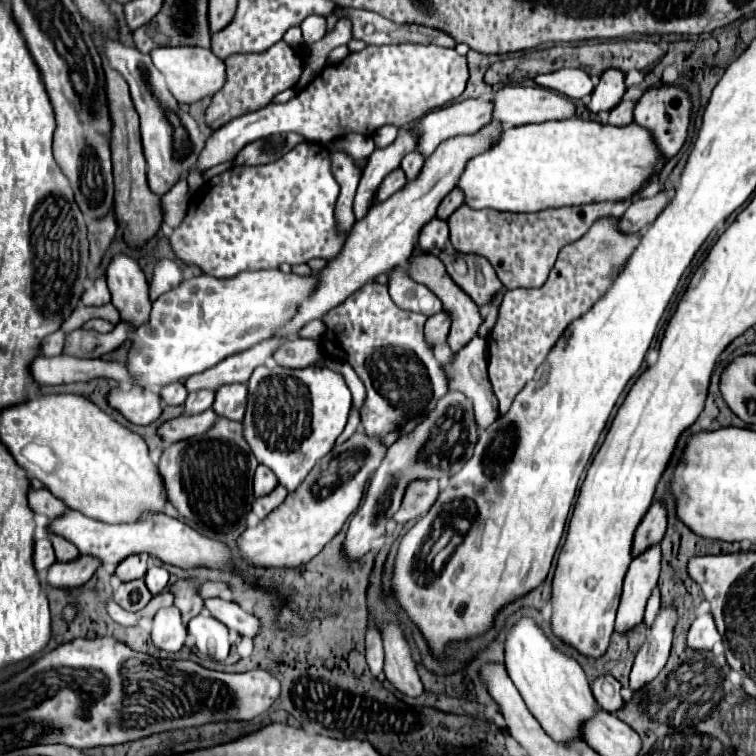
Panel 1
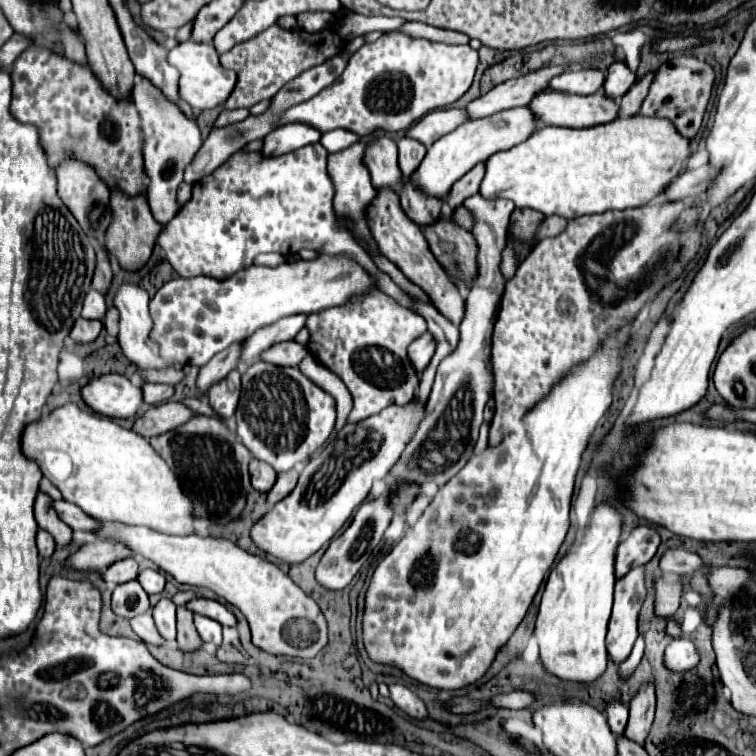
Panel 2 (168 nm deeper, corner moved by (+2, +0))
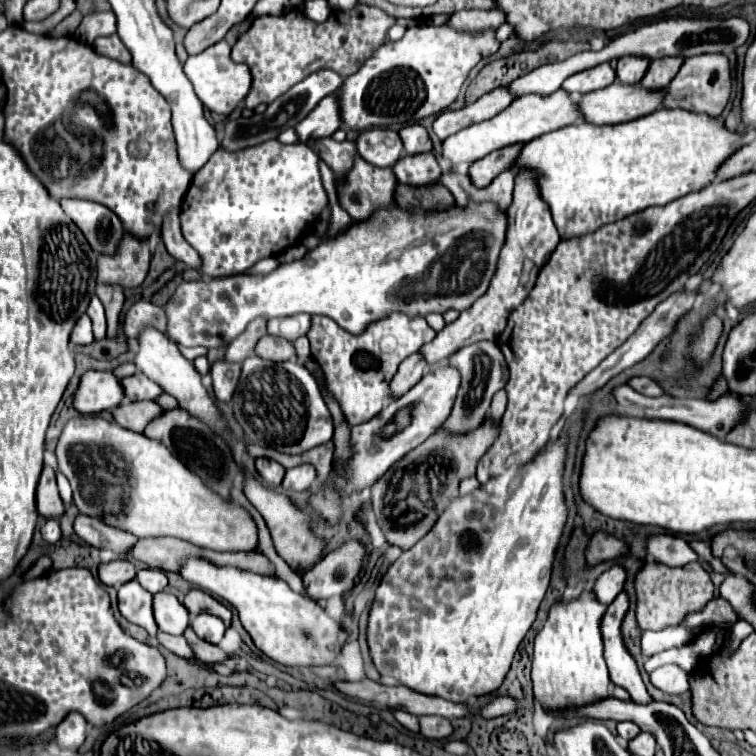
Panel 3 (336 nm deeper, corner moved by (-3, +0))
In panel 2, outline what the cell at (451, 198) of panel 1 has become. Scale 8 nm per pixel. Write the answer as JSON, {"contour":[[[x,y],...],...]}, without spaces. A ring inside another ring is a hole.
{"contour":[[[479,162],[477,166],[473,166],[465,176],[461,176],[453,188],[451,188],[451,198],[449,198],[449,206],[455,210],[463,204],[465,198],[473,196],[479,192],[479,186],[481,186],[481,180],[483,180],[483,174],[485,174],[485,162]]]}

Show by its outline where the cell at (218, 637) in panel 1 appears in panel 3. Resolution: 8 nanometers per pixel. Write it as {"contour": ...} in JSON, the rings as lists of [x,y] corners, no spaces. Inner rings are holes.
{"contour":[[[198,614],[190,626],[202,640],[208,640],[212,644],[220,644],[224,636],[224,622],[212,614]]]}

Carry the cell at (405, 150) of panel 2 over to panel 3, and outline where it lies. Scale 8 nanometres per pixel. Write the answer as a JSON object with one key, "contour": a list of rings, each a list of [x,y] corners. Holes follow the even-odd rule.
{"contour":[[[412,124],[400,130],[400,138],[404,142],[404,150],[408,156],[416,156],[416,154],[424,154],[424,152],[432,152],[432,142],[428,132],[420,126],[420,124]]]}

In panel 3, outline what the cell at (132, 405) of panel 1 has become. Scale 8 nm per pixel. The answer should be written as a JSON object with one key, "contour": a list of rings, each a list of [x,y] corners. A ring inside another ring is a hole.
{"contour":[[[86,372],[74,394],[74,408],[80,414],[114,412],[124,400],[124,388],[112,372]]]}

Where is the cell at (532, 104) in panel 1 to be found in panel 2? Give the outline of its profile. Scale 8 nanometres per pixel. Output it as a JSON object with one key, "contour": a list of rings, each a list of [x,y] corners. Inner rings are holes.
{"contour":[[[601,88],[589,96],[565,94],[565,92],[541,92],[531,100],[529,108],[533,110],[533,114],[541,124],[553,124],[553,126],[565,126],[565,128],[591,128],[597,124],[613,122],[619,112],[619,102],[609,98]]]}

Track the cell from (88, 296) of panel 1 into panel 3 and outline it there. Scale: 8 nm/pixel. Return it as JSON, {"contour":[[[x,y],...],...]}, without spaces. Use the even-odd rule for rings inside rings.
{"contour":[[[94,296],[90,300],[90,306],[88,306],[88,316],[94,324],[94,338],[100,340],[106,336],[106,316],[104,316],[104,306],[100,302],[98,296]]]}

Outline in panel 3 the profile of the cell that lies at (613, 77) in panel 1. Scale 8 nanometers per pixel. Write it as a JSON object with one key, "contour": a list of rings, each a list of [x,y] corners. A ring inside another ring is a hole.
{"contour":[[[636,56],[620,58],[616,66],[616,76],[622,84],[638,84],[646,74],[648,64],[650,64],[648,58],[636,58]]]}

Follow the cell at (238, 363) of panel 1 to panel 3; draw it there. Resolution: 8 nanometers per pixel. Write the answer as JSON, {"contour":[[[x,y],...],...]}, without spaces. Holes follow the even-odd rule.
{"contour":[[[296,314],[290,318],[274,318],[268,322],[268,334],[286,338],[294,342],[296,338],[304,336],[310,328],[310,316],[308,314]]]}

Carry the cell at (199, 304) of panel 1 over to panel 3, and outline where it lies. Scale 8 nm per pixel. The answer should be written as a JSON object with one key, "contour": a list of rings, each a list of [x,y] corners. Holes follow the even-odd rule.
{"contour":[[[470,202],[470,206],[466,210],[460,210],[458,206],[454,206],[452,210],[448,210],[446,214],[440,212],[440,214],[432,214],[432,212],[420,212],[420,210],[414,210],[414,212],[406,212],[406,210],[400,210],[398,206],[396,208],[390,208],[390,210],[380,210],[378,214],[374,214],[374,218],[370,222],[360,222],[360,224],[352,224],[346,232],[338,234],[336,238],[332,240],[326,240],[322,242],[318,248],[310,250],[302,260],[294,260],[294,262],[288,262],[288,264],[280,264],[278,270],[270,272],[270,274],[260,274],[260,276],[248,276],[248,274],[240,274],[240,276],[228,276],[228,278],[214,278],[210,282],[206,280],[194,280],[194,282],[182,282],[176,292],[172,294],[172,298],[166,302],[164,310],[166,310],[166,320],[168,320],[168,326],[166,326],[166,336],[176,342],[176,344],[182,344],[182,346],[204,346],[208,350],[212,348],[226,348],[238,334],[242,334],[246,330],[246,326],[254,320],[254,318],[278,318],[278,316],[294,316],[294,314],[324,314],[328,318],[332,318],[336,324],[340,324],[344,330],[352,332],[352,334],[360,334],[368,324],[384,318],[386,314],[390,312],[404,312],[408,316],[424,316],[428,312],[446,312],[450,308],[462,312],[466,308],[470,308],[474,304],[474,300],[478,300],[486,288],[488,288],[488,282],[496,270],[496,262],[498,262],[498,254],[500,254],[500,248],[504,244],[504,236],[506,236],[506,214],[502,214],[494,204],[474,204]]]}

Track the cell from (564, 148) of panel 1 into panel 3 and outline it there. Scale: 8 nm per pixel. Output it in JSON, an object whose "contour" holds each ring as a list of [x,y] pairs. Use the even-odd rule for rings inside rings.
{"contour":[[[658,108],[638,120],[630,120],[614,126],[594,126],[588,122],[570,124],[554,132],[542,134],[522,146],[514,172],[520,168],[536,170],[538,192],[552,210],[554,224],[562,238],[582,236],[594,232],[602,224],[616,222],[650,206],[664,206],[692,190],[704,188],[712,182],[716,168],[732,154],[736,134],[718,124],[716,118],[706,114],[694,114],[686,110]]]}

